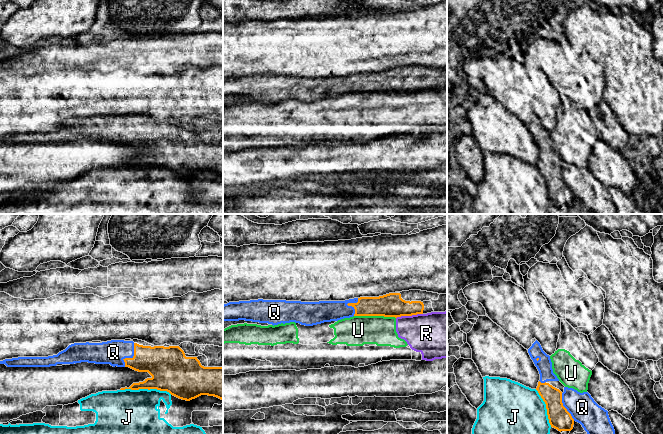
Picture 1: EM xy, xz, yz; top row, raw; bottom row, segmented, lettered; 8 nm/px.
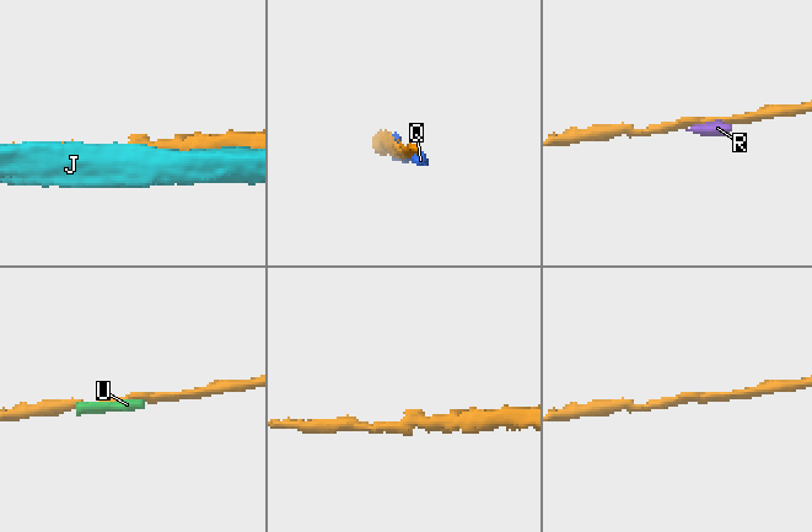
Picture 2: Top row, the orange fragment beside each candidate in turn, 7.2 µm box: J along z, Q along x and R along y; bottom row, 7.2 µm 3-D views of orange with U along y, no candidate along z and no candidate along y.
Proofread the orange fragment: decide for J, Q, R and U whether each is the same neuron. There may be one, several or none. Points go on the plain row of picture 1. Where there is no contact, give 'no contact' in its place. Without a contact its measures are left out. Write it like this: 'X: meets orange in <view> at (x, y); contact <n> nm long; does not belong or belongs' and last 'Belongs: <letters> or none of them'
J: meets orange in xy at (146, 164); contact 420 nm long; does not belong
Q: meets orange in xy at (131, 134); contact 200 nm long; does not belong
R: meets orange in xz at (409, 91); contact 220 nm long; does not belong
U: meets orange in xz at (375, 91); contact 340 nm long; does not belong
Belongs: none of them

